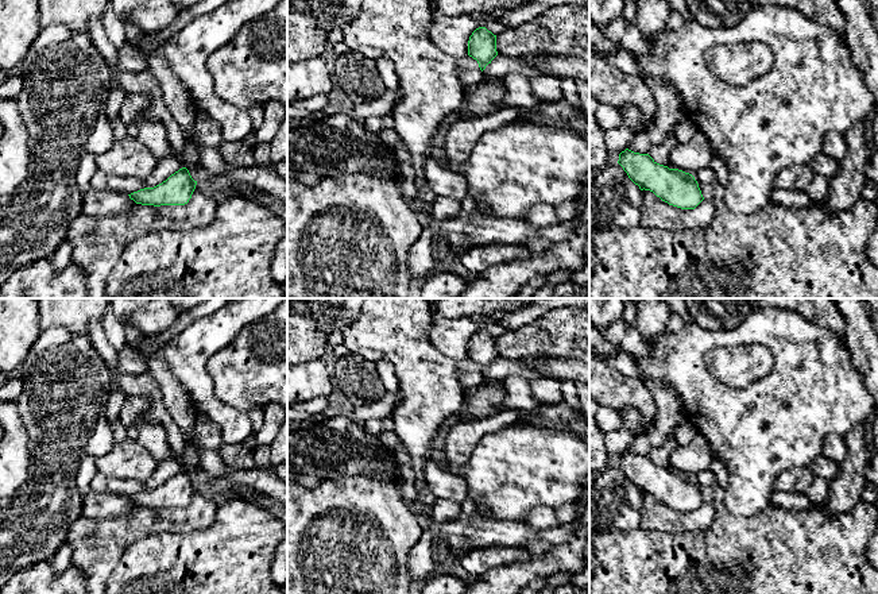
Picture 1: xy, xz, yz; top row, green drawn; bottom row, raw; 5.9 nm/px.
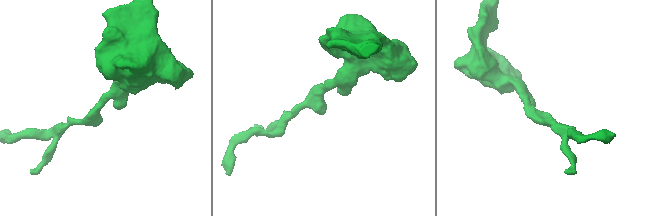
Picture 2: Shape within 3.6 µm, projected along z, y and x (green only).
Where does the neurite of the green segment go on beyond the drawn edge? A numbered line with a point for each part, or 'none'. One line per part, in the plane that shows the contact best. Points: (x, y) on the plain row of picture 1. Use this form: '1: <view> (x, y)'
none

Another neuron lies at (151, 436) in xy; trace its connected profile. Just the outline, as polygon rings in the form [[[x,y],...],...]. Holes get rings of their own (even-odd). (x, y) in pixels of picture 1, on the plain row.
[[[139,416],[135,421],[135,427],[139,431],[138,443],[144,447],[156,462],[173,458],[183,470],[196,468],[200,466],[198,452],[190,447],[181,454],[174,454],[167,441],[167,433],[159,424],[151,424]]]

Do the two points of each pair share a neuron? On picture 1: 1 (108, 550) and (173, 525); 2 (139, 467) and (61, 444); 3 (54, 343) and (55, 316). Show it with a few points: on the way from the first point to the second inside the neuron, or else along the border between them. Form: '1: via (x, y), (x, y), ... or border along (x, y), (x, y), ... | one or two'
1: via (124, 533), (136, 525), (157, 525) | one
2: border along (115, 443), (107, 452), (97, 456) | two
3: border along (43, 328), (66, 327), (72, 332), (86, 335) | two

